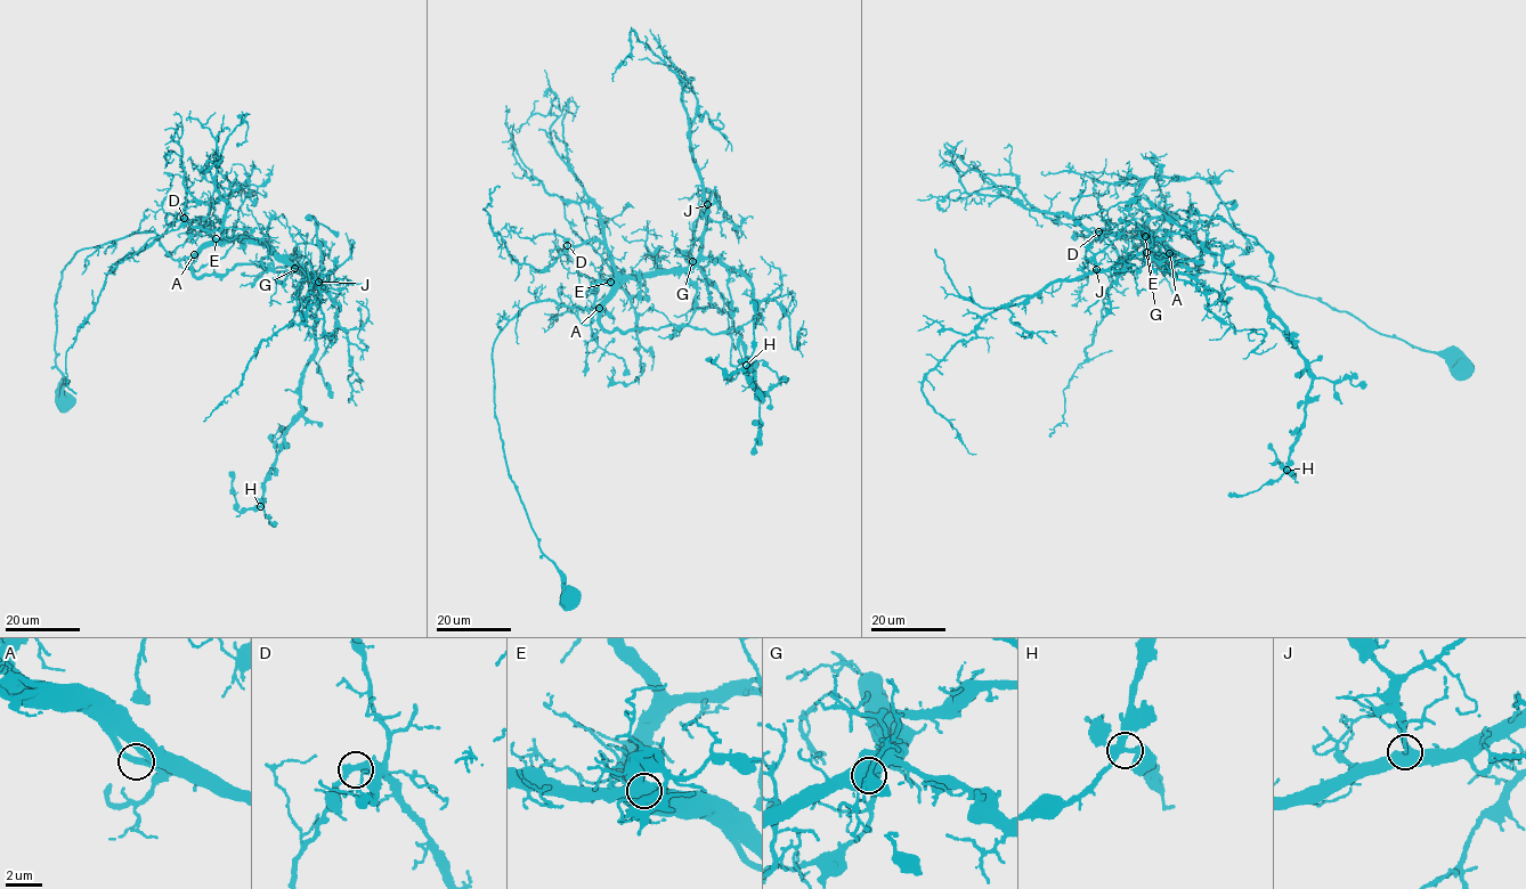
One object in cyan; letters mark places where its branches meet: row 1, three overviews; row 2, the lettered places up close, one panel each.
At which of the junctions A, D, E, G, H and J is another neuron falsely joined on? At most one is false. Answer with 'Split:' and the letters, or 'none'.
Split: none

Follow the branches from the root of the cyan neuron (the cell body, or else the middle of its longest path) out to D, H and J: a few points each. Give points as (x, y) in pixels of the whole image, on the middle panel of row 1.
D: (570, 600), (509, 473), (493, 360), (528, 304), (594, 312), (609, 293), (610, 251), (567, 245)
H: (570, 600), (506, 464), (501, 329), (544, 301), (597, 312), (610, 332), (731, 327), (746, 365)
J: (570, 600), (509, 473), (493, 342), (532, 303), (594, 312), (626, 278), (680, 272), (699, 253), (707, 204)

